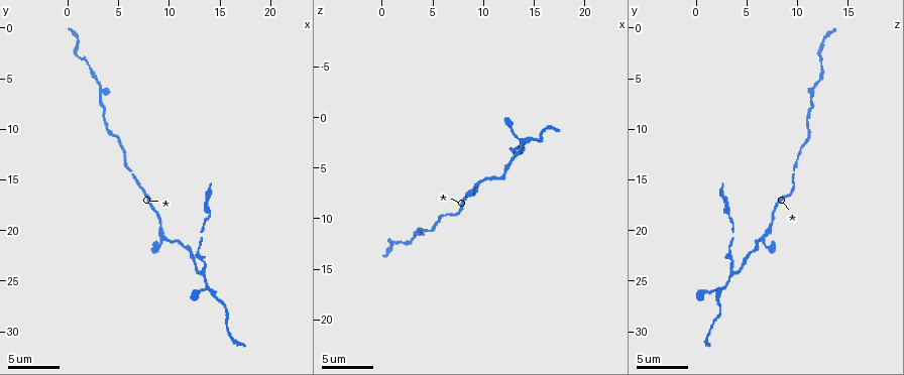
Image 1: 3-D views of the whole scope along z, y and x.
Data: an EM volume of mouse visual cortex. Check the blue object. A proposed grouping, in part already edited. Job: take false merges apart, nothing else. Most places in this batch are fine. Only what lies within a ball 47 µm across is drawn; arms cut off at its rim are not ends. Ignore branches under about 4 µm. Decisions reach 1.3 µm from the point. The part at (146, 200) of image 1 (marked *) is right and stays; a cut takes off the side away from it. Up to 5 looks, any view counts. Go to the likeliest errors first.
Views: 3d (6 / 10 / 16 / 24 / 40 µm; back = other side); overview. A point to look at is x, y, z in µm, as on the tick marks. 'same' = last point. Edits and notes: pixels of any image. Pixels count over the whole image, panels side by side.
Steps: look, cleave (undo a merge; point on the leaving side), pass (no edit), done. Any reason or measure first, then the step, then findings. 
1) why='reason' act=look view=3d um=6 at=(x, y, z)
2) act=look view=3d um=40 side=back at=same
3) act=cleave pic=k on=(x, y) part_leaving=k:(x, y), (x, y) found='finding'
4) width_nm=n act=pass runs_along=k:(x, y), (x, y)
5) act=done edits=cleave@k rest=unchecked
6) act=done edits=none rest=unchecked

why='three arms meet' act=look view=3d um=10 at=(13.2, 24.4, 3.4)

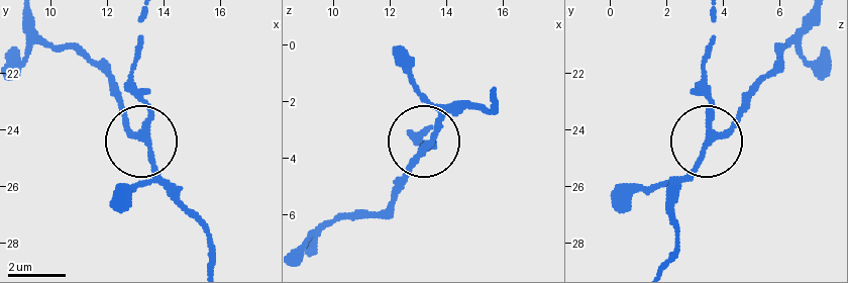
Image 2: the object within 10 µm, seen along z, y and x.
act=look view=3d um=10 side=back at=(13.4, 24.2, 3.5)

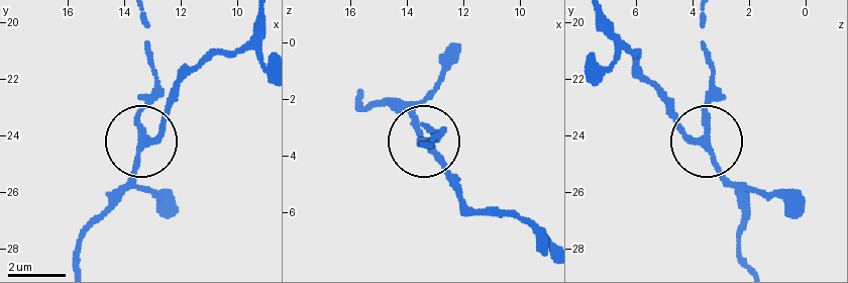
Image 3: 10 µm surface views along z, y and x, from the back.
act=pass runs_along=3:(545, 252), (517, 218), (473, 208), (396, 102) found='one cell here'

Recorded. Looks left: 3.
why='calibre changes' act=look view=3d um=6 at=(9.8, 20.8, 6.4)

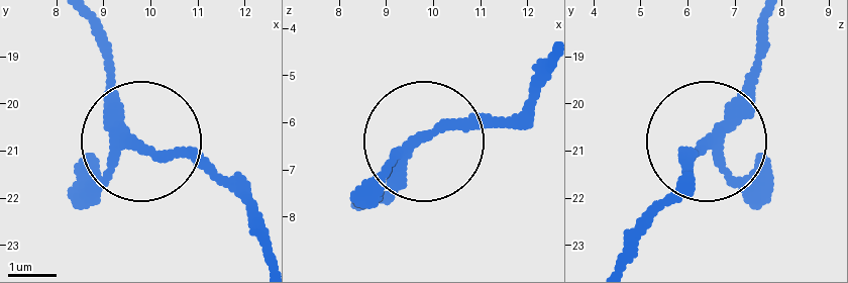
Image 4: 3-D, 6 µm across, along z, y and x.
act=pass runs_along=4:(766, 23), (750, 96), (695, 156), (695, 180) found='all the same cell'

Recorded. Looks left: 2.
why='sudden change in width' act=look view=3d um=10 at=(3.6, 8.0, 11.2)

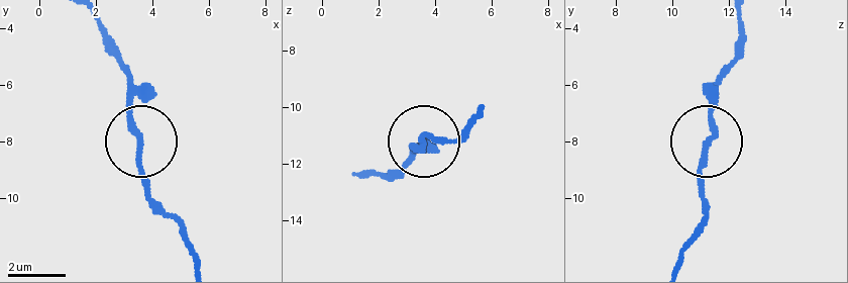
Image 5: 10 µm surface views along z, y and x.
why='from behind' act=look view=3d um=10 side=back at=(3.6, 8.1, 11.3)

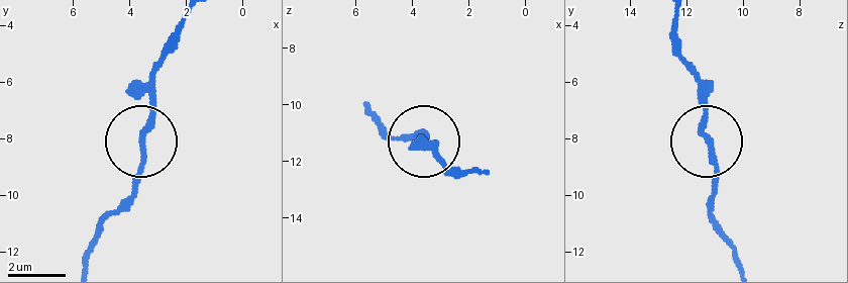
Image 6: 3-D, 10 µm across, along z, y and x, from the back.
act=pass found='all the same cell'

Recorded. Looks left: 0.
act=done edits=none rest=unchecked

